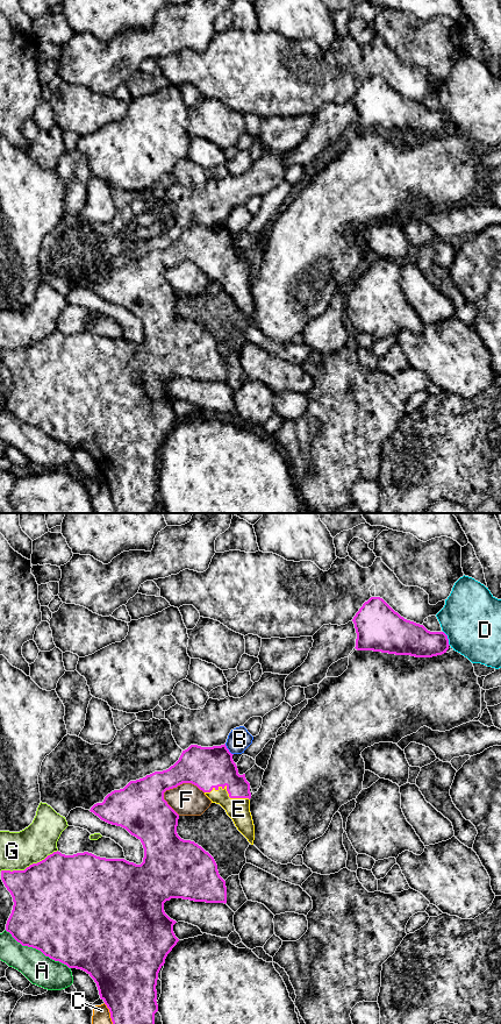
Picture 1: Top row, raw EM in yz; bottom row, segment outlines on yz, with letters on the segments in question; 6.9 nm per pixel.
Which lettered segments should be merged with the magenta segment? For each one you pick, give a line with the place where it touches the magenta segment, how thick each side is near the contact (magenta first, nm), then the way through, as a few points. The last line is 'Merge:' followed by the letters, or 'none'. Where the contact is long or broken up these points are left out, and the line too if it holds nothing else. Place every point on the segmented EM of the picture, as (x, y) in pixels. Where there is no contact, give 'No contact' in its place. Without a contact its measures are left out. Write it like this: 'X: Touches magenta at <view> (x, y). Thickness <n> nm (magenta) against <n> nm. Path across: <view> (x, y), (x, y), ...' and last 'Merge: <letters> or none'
E: Touches magenta at yz (228, 793). Thickness 280 nm (magenta) against 160 nm. Path across: yz (206, 767), (228, 793), (238, 809)
Merge: E

